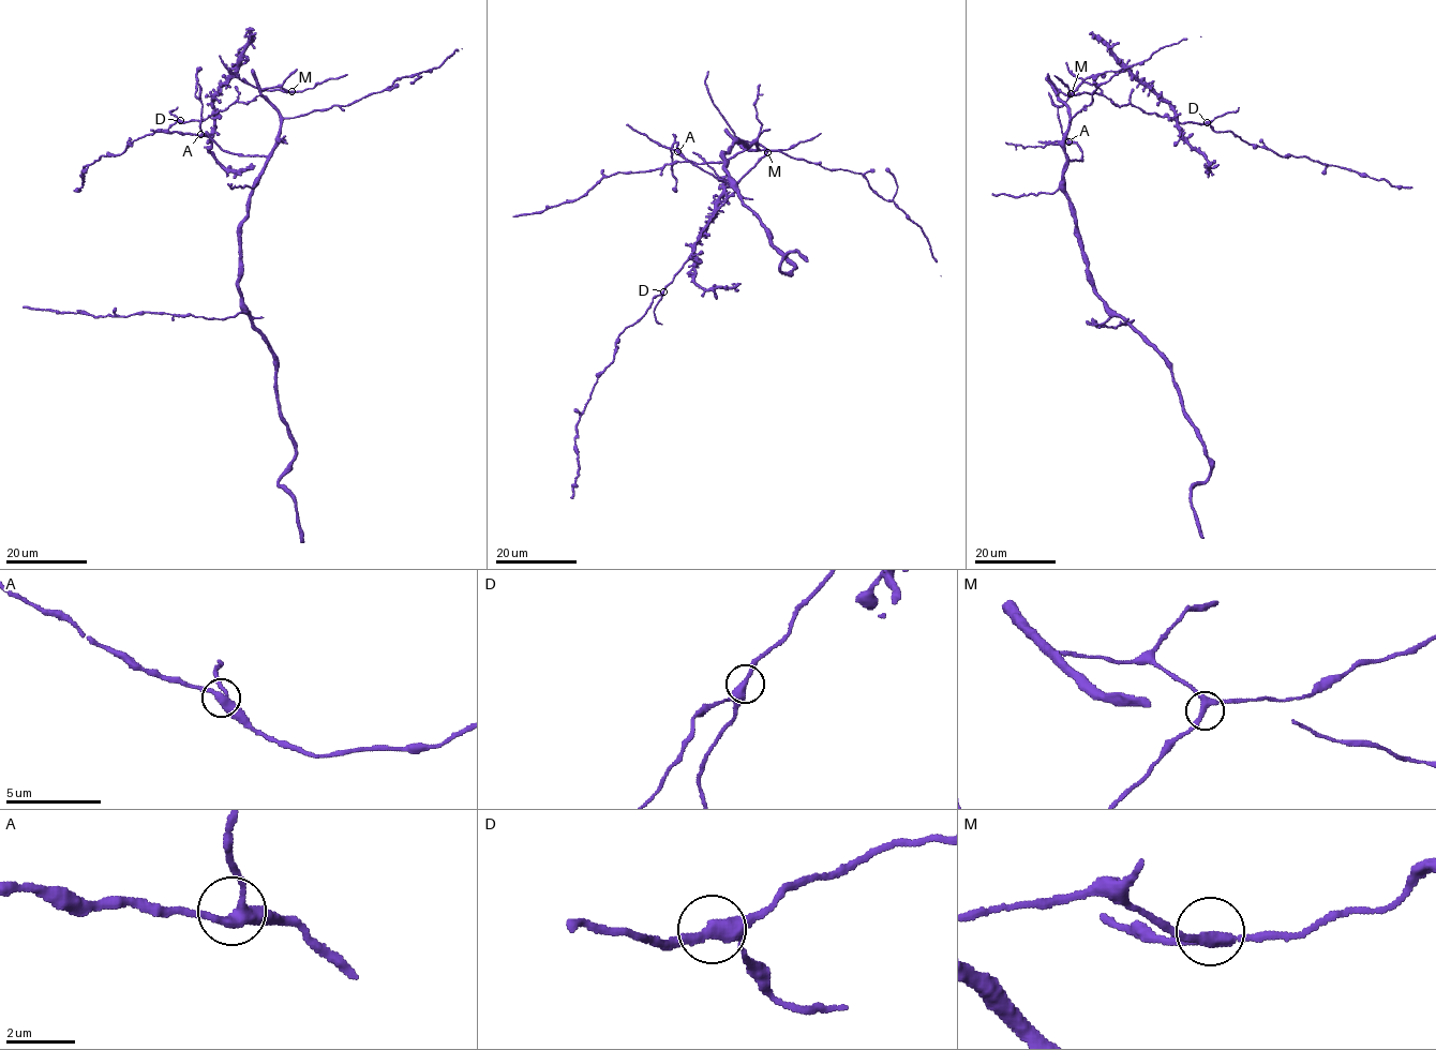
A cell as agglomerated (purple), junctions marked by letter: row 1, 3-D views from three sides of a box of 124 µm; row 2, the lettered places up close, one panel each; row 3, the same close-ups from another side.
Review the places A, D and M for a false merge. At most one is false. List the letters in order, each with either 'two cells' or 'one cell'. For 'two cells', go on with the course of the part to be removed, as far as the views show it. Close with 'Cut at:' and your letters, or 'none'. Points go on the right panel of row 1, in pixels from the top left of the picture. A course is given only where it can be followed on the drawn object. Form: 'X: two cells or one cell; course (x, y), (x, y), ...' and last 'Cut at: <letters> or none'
A: one cell
D: one cell
M: one cell
Cut at: none

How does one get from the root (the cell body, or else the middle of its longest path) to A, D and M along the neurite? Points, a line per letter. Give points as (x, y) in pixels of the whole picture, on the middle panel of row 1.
A: (756, 150), (752, 143), (723, 162), (697, 164), (677, 151)
D: (756, 150), (747, 150), (735, 139), (759, 143), (766, 153), (739, 180), (663, 291)
M: (756, 150), (747, 150), (735, 139), (757, 141), (767, 152)

